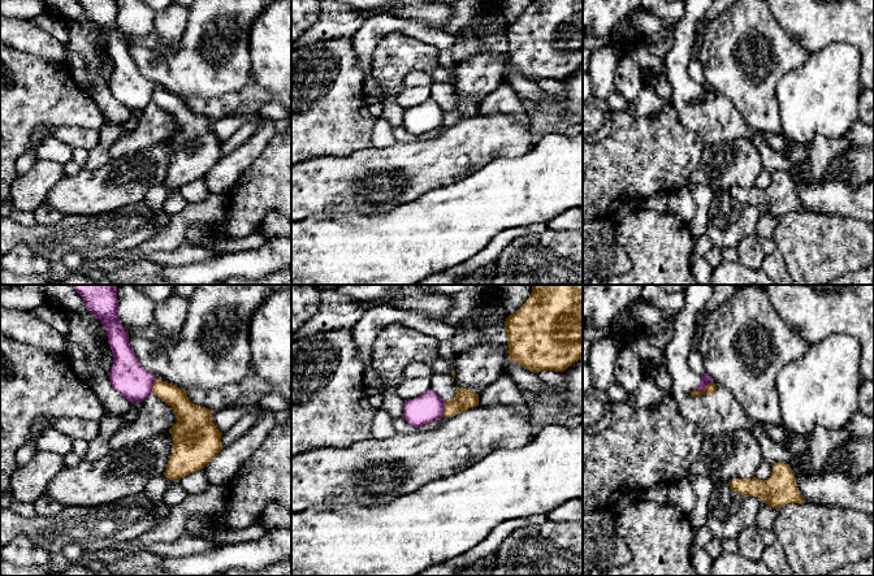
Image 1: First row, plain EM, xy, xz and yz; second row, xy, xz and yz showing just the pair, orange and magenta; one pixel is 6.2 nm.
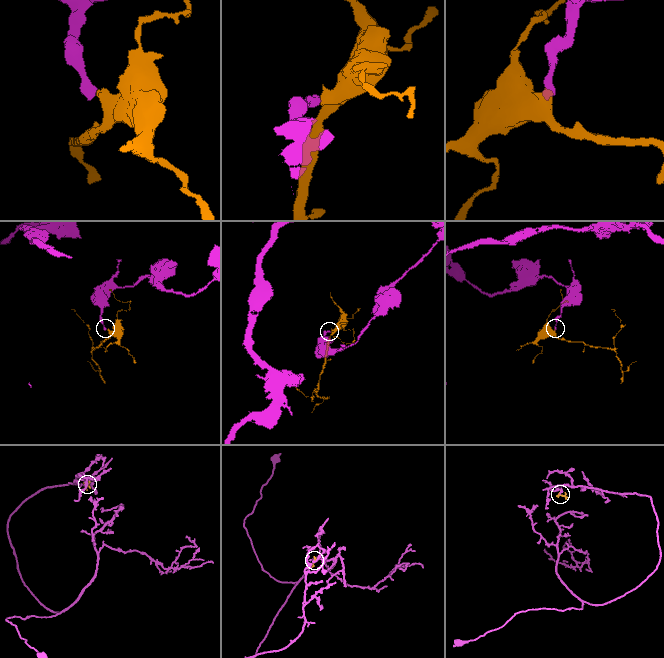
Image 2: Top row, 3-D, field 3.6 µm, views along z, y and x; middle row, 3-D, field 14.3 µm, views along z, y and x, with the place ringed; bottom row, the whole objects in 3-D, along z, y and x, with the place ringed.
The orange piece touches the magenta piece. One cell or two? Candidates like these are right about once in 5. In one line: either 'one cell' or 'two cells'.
two cells

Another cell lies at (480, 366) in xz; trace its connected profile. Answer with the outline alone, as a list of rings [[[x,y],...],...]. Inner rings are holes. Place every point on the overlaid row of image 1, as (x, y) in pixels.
[[[505,321],[486,325],[480,332],[488,342],[458,355],[455,369],[457,385],[479,395],[506,372],[505,354],[509,350]]]

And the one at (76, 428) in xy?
[[[52,419],[51,428],[55,428],[74,439],[85,439],[87,442],[95,439],[100,433],[98,421],[85,419]]]

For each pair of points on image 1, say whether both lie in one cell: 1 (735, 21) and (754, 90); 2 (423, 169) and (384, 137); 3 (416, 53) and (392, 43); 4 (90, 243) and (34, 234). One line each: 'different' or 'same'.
1: same
2: different
3: same
4: same

